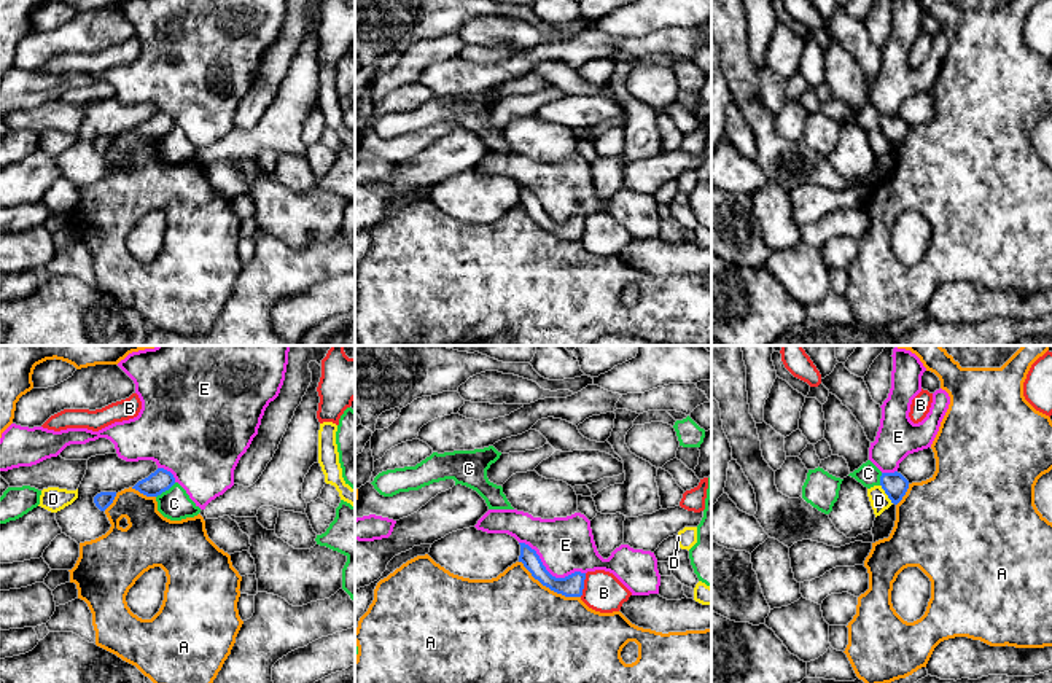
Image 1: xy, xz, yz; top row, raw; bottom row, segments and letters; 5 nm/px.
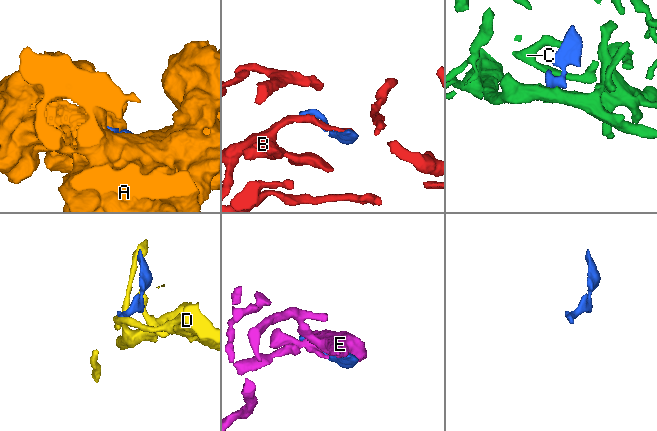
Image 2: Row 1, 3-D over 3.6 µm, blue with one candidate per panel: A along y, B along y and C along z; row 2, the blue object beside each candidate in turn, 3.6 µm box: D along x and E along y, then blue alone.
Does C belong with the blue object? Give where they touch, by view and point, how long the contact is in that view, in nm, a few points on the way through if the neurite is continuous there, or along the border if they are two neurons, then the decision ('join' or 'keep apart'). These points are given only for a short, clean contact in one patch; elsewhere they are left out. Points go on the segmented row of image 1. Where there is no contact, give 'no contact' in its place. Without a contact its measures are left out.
xy (166, 489) | 130 nm | along xy (175, 483), (156, 497) | keep apart

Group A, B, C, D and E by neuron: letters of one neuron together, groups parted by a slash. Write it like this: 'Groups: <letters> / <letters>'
Groups: A / B / C / D / E

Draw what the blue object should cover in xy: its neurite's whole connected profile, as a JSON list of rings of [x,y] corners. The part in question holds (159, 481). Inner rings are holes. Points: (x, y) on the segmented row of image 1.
[[[158,468],[148,478],[138,481],[132,489],[138,490],[146,497],[158,497],[169,490],[175,484],[175,478],[170,471]]]

